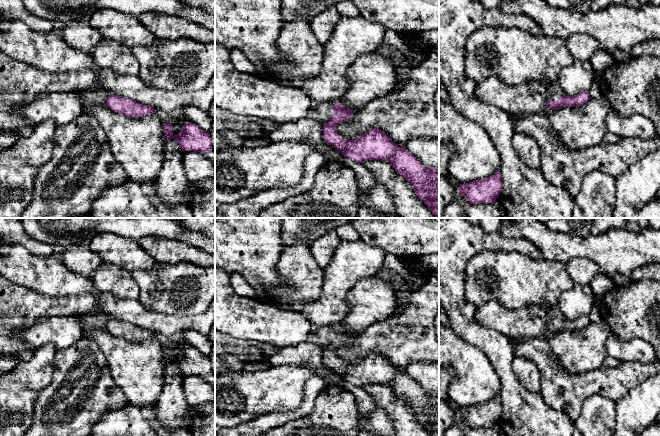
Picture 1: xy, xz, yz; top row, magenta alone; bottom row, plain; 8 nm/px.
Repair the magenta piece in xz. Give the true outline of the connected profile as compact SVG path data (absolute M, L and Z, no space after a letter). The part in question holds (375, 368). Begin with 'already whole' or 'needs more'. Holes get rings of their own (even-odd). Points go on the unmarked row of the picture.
needs more | M339 326L320 327L311 331L309 340L323 348L324 364L344 381L359 387L366 384L390 386L412 409L416 420L432 436L439 436L439 392L425 392L407 372L397 370L385 356L376 352L355 364L340 361L337 350L349 344L355 335Z

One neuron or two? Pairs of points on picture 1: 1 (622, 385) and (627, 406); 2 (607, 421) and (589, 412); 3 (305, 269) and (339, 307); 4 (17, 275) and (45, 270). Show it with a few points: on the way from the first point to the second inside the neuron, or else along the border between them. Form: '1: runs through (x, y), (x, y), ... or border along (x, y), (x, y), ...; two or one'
1: border along (643, 381), (616, 402); two
2: runs through (603, 421), (598, 421), (593, 416); one
3: border along (323, 270), (321, 295), (305, 304); two
4: runs through (24, 272), (38, 272); one

